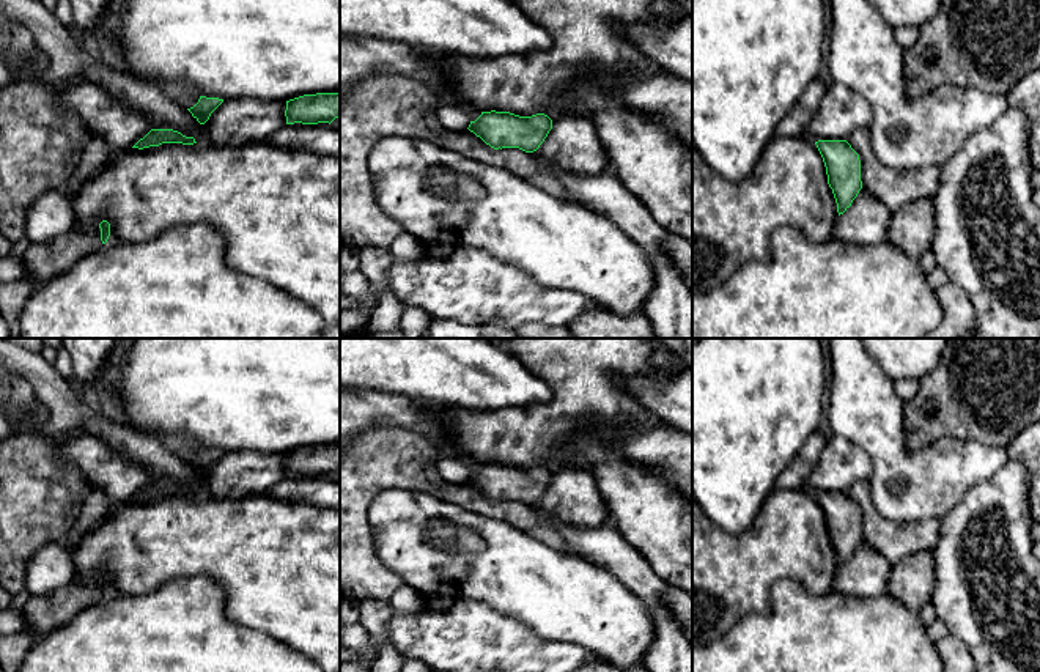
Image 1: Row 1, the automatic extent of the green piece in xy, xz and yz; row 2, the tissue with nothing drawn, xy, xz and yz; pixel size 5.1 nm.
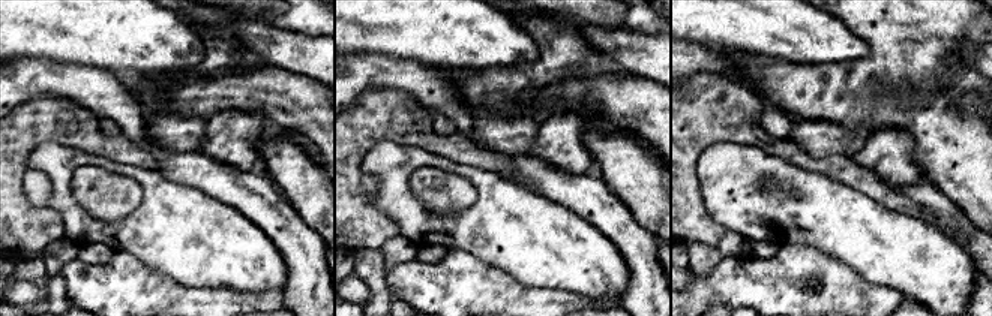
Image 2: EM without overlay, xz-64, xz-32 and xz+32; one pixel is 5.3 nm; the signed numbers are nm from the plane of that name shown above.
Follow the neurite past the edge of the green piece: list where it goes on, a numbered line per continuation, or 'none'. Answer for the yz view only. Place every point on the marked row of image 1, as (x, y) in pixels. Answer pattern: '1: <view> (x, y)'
none

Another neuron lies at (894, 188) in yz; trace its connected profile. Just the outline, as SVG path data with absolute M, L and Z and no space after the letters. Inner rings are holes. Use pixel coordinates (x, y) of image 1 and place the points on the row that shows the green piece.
M856 129L846 142L859 154L862 189L891 212L919 200L933 198L941 184L941 168L897 170L881 164L872 151L869 129Z

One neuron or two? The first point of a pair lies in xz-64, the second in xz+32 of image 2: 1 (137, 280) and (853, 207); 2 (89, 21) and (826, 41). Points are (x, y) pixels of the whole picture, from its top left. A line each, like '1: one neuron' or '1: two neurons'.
1: two neurons
2: one neuron

